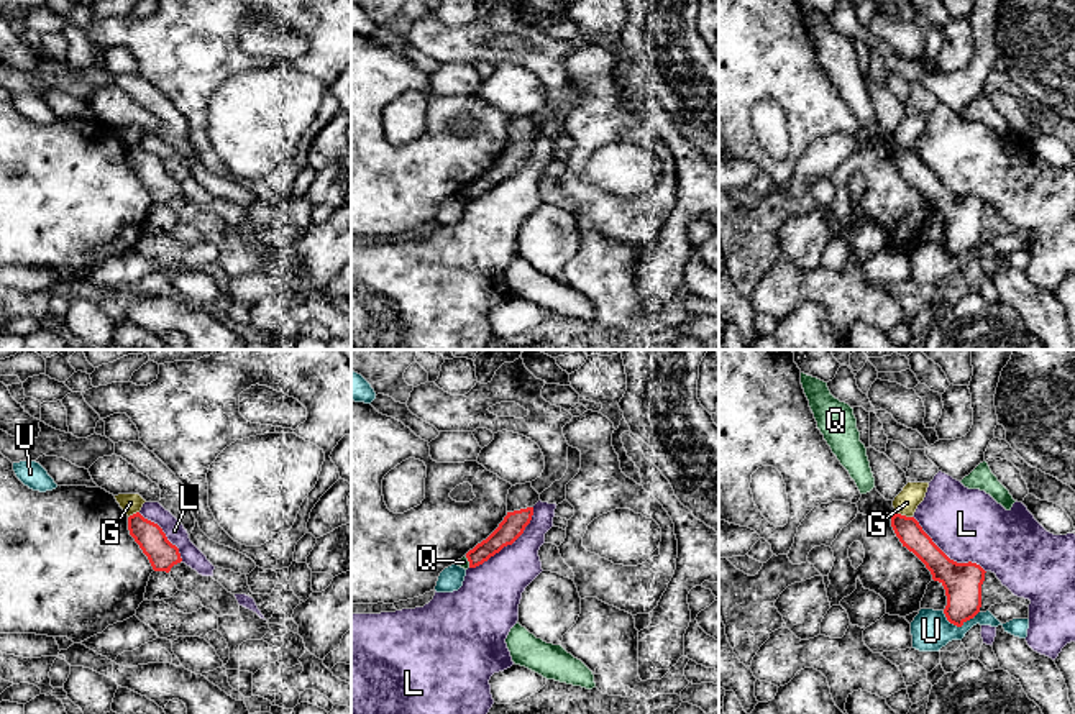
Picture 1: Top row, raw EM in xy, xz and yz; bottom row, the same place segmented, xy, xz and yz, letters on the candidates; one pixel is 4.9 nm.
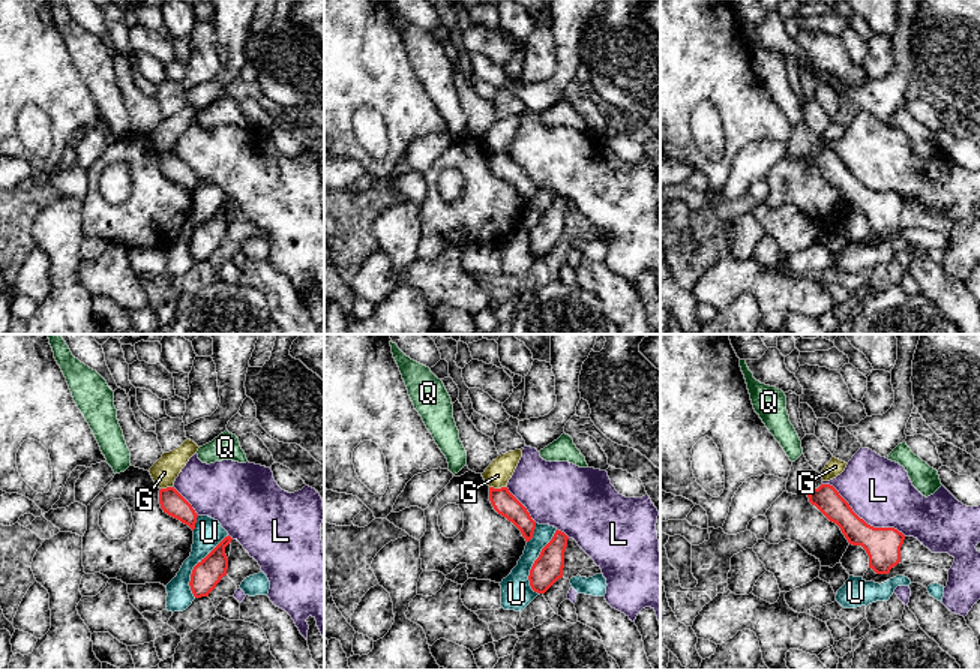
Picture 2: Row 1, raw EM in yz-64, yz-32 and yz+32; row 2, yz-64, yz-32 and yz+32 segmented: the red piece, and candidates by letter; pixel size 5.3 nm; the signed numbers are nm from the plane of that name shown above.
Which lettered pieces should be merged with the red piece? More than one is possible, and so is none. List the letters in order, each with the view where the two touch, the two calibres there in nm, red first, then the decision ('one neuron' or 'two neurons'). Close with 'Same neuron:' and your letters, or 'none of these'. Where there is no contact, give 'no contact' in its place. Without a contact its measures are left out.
G: contact in yz; calibres 120 and 120 nm; two neurons
L: contact in xz; calibres 120 and 280 nm; two neurons
Q: contact in xz; calibres 110 and 50 nm; two neurons
U: contact in yz; calibres 190 and 200 nm; two neurons
Same neuron: none of these

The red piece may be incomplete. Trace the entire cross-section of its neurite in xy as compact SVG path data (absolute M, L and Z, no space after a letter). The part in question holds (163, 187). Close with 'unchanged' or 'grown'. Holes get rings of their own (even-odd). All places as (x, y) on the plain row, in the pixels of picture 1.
M140 144L128 149L128 162L154 204L169 205L174 197L182 194L179 181L167 172L162 161Z | unchanged

